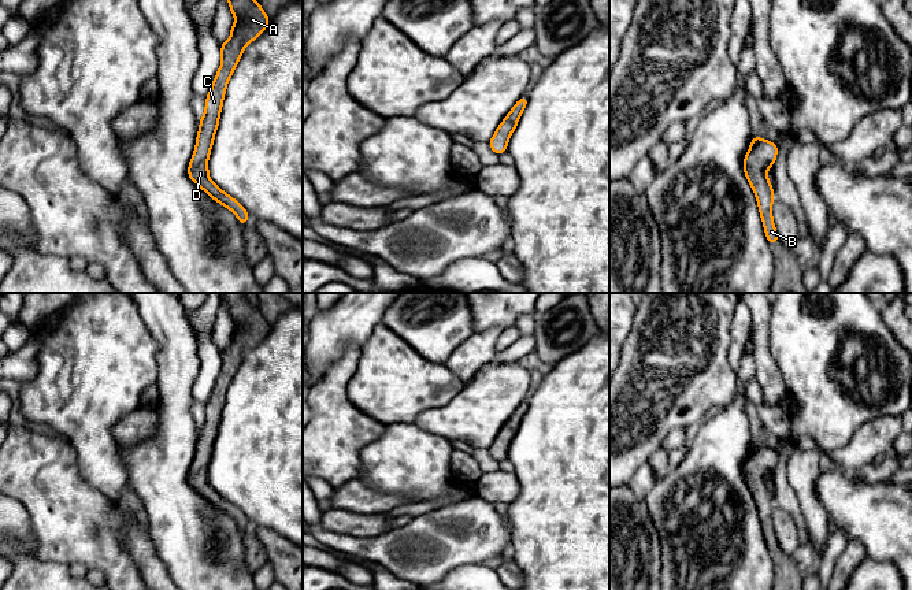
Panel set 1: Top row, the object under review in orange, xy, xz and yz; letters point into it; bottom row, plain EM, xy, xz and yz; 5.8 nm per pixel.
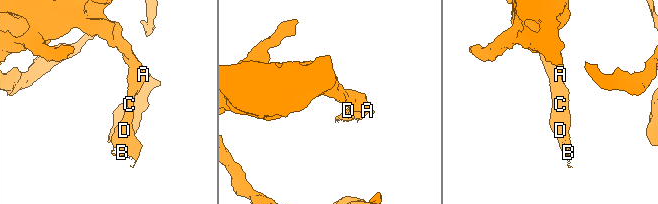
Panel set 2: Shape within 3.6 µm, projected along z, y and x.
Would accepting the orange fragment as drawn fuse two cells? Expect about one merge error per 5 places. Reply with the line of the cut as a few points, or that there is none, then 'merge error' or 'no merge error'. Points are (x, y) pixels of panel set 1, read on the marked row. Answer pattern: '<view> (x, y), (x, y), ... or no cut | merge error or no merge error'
no cut | no merge error

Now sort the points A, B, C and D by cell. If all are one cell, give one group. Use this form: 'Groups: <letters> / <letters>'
Groups: A B C D

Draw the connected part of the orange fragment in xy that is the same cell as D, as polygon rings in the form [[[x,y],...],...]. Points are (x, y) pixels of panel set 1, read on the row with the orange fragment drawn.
[[[229,0],[229,7],[234,16],[231,34],[225,44],[219,45],[222,51],[222,63],[212,82],[210,94],[205,97],[205,112],[200,118],[196,148],[188,167],[188,175],[216,203],[233,211],[241,226],[245,226],[249,214],[236,198],[230,197],[211,181],[207,160],[218,130],[229,78],[244,48],[268,27],[270,18],[256,0]]]

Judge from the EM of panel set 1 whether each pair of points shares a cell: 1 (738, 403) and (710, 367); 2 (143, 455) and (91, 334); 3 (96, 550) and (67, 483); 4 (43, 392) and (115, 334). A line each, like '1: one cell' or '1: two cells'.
1: two cells
2: two cells
3: one cell
4: one cell

